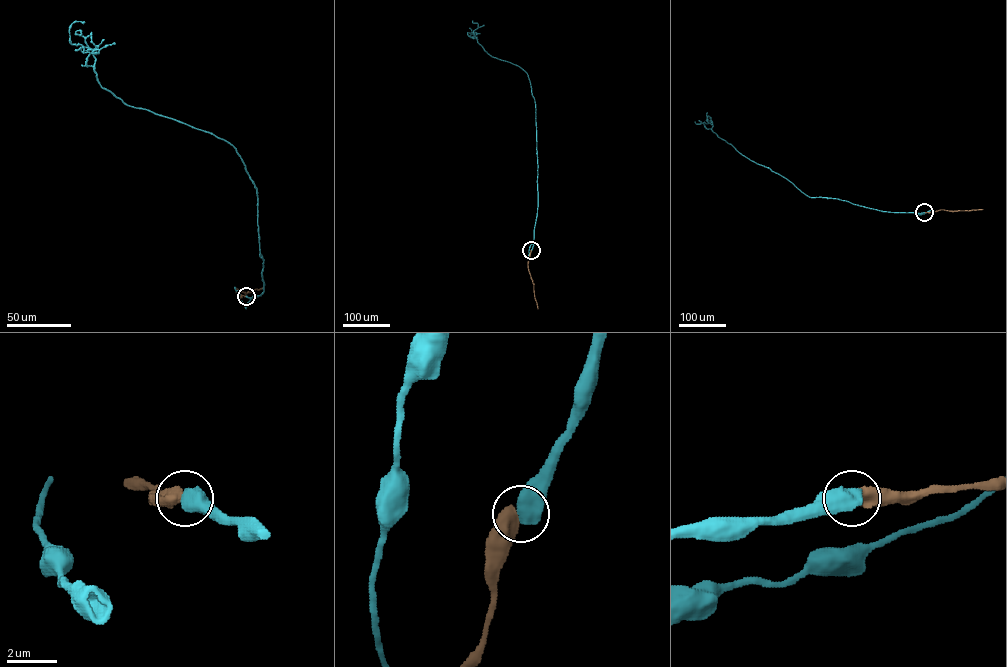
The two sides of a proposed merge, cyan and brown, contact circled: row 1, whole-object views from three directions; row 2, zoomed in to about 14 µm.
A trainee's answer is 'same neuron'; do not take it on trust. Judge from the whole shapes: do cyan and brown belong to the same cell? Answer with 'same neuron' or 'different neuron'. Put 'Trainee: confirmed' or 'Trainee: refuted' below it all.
different neuron
Trainee: refuted

